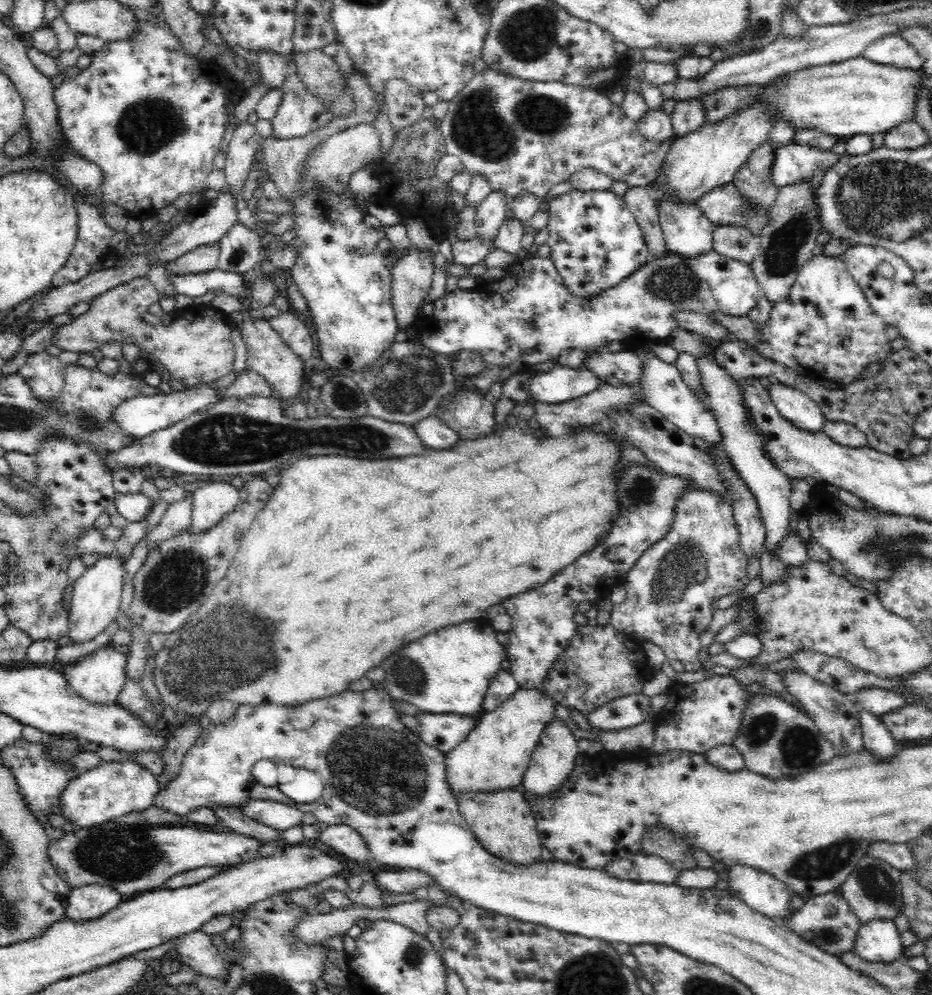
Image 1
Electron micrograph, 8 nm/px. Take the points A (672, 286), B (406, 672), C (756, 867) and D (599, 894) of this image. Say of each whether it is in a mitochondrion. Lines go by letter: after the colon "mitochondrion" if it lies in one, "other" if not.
A: mitochondrion
B: mitochondrion
C: other
D: other

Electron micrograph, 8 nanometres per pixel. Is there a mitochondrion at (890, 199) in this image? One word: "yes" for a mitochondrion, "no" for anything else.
yes

